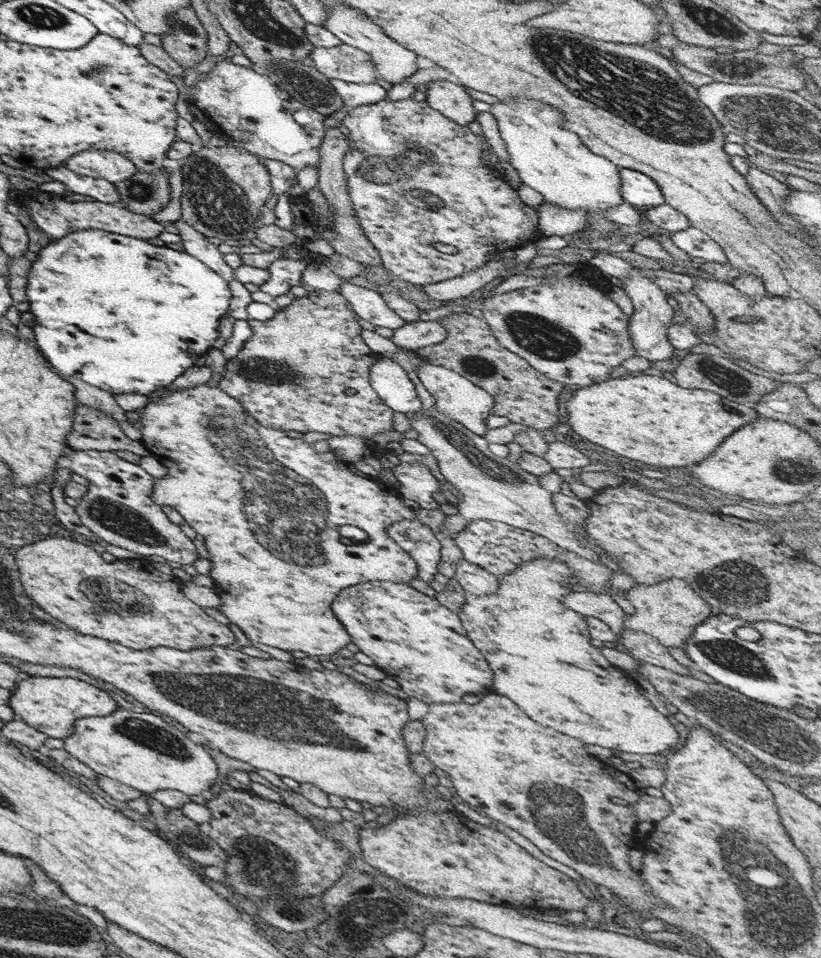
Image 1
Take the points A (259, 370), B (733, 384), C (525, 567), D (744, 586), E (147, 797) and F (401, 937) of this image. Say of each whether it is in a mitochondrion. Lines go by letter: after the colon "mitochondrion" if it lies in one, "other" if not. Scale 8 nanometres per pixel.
A: mitochondrion
B: mitochondrion
C: other
D: mitochondrion
E: other
F: other

